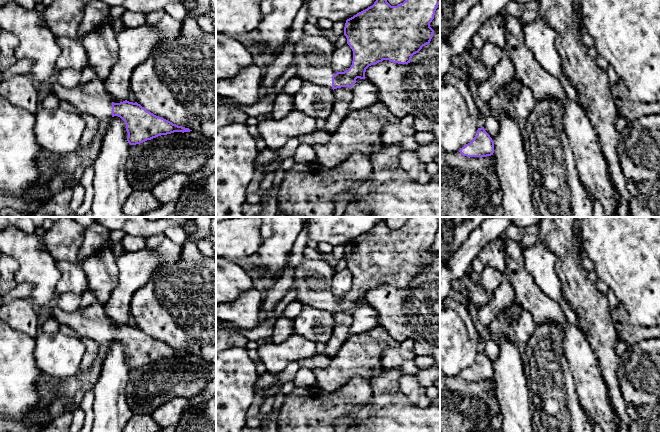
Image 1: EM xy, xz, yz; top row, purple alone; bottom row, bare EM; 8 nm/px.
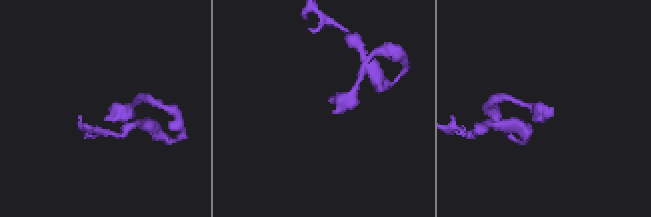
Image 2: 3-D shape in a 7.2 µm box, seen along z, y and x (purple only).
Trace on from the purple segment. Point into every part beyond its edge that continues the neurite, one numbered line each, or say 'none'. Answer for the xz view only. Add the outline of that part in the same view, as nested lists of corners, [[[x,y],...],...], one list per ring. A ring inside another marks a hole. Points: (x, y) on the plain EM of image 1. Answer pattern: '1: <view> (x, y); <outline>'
1: xz (312, 278); [[[304,258],[297,268],[288,272],[293,276],[298,301],[332,312],[332,300],[337,296],[331,291],[333,269],[326,261]]]

